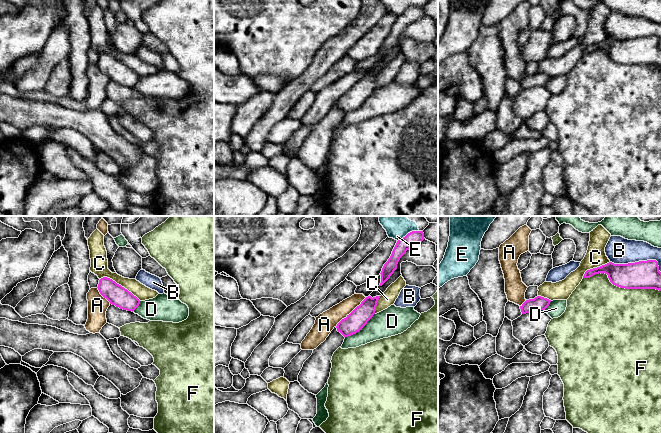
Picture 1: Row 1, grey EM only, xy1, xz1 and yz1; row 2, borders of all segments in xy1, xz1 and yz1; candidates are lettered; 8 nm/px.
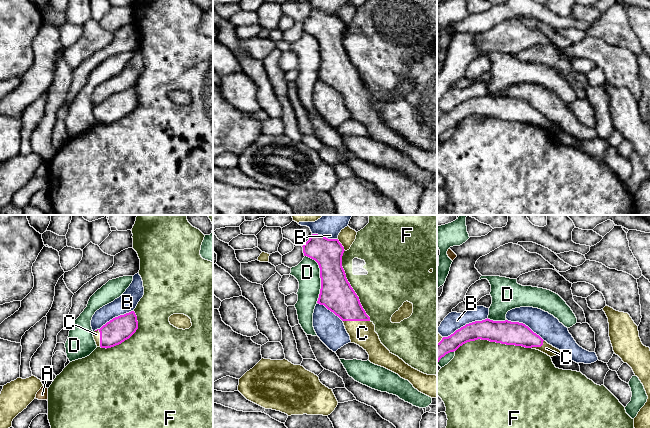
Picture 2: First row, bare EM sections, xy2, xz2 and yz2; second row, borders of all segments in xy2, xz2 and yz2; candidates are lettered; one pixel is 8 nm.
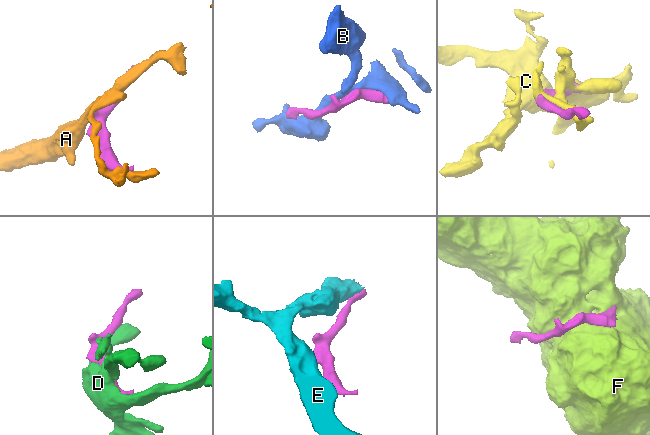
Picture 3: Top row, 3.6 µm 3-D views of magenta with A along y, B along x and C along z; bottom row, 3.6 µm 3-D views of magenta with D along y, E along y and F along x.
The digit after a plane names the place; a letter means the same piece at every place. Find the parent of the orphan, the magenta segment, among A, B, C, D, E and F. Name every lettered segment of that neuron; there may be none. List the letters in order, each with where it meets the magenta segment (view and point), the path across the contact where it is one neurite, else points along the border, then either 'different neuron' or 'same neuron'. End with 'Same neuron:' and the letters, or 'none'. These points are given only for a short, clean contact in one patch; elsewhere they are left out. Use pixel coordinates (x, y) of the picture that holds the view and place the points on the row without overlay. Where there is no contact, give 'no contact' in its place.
A: contact xz1 (351, 88); different neuron
B: contact yz1 (639, 37); different neuron
C: contact xy1 (120, 61); same neuron
D: contact xz2 (320, 53); different neuron
E: contact xz1 (408, 9); border xz1 (418, 6), (408, 8), (397, 17); different neuron
F: contact yz1 (620, 63); different neuron
Same neuron: C

